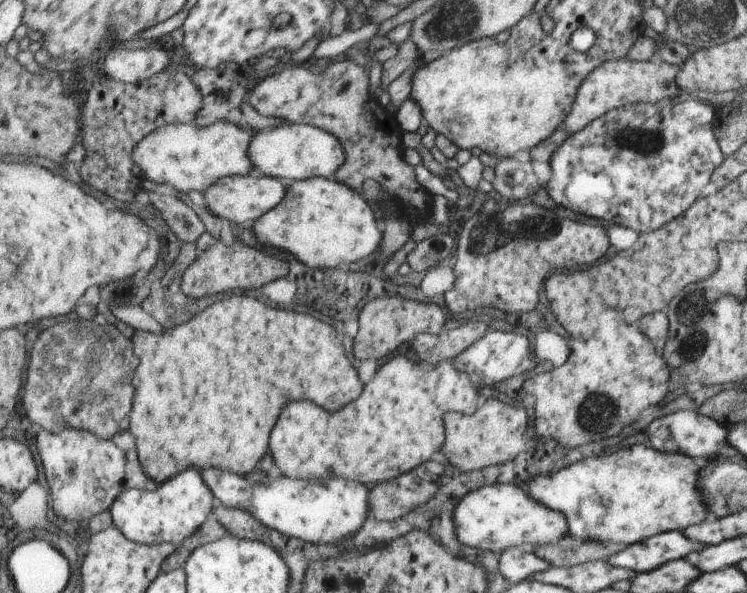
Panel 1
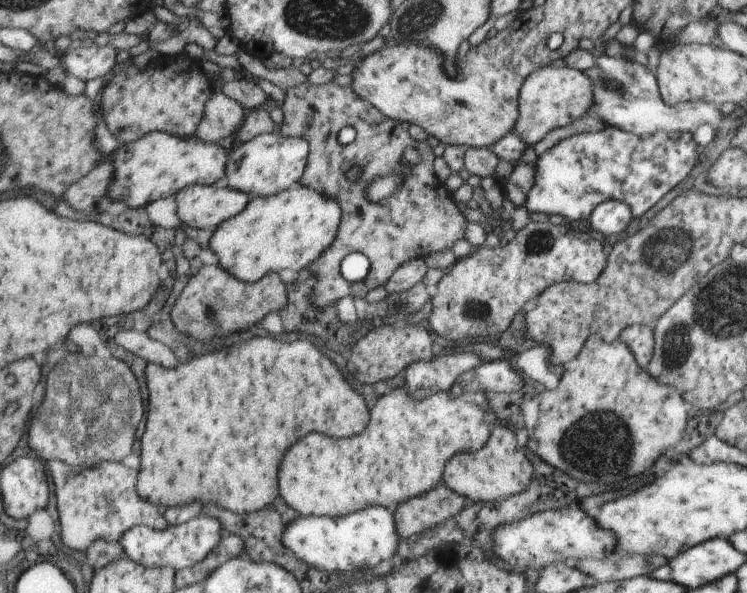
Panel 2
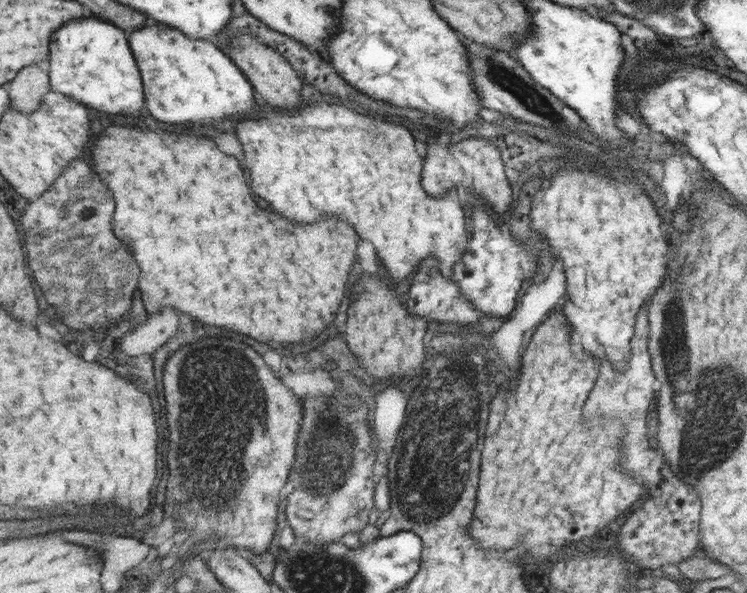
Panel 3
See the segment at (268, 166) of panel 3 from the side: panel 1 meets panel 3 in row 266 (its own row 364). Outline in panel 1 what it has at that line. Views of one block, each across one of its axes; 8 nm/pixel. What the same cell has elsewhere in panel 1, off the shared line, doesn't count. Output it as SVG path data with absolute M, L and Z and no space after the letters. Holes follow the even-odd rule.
M397 355L391 358L378 372L376 376L366 384L366 394L362 394L362 398L358 398L358 402L354 402L354 406L346 406L346 410L342 410L342 414L326 414L322 408L314 406L312 402L292 402L290 410L286 410L286 414L282 414L282 422L278 422L278 430L274 430L274 438L270 438L270 452L272 458L276 460L275 464L280 468L280 472L284 477L293 479L321 479L324 480L329 476L335 476L345 481L354 481L364 486L375 487L378 483L386 483L392 481L401 474L412 472L414 469L425 464L426 460L432 458L434 452L438 452L442 448L445 440L445 426L443 424L444 414L448 412L460 412L461 414L474 414L478 409L478 392L472 386L472 382L468 380L466 374L460 374L460 370L456 370L457 366L450 360L440 362L436 366L436 370L424 370L422 364L414 364L406 356Z

